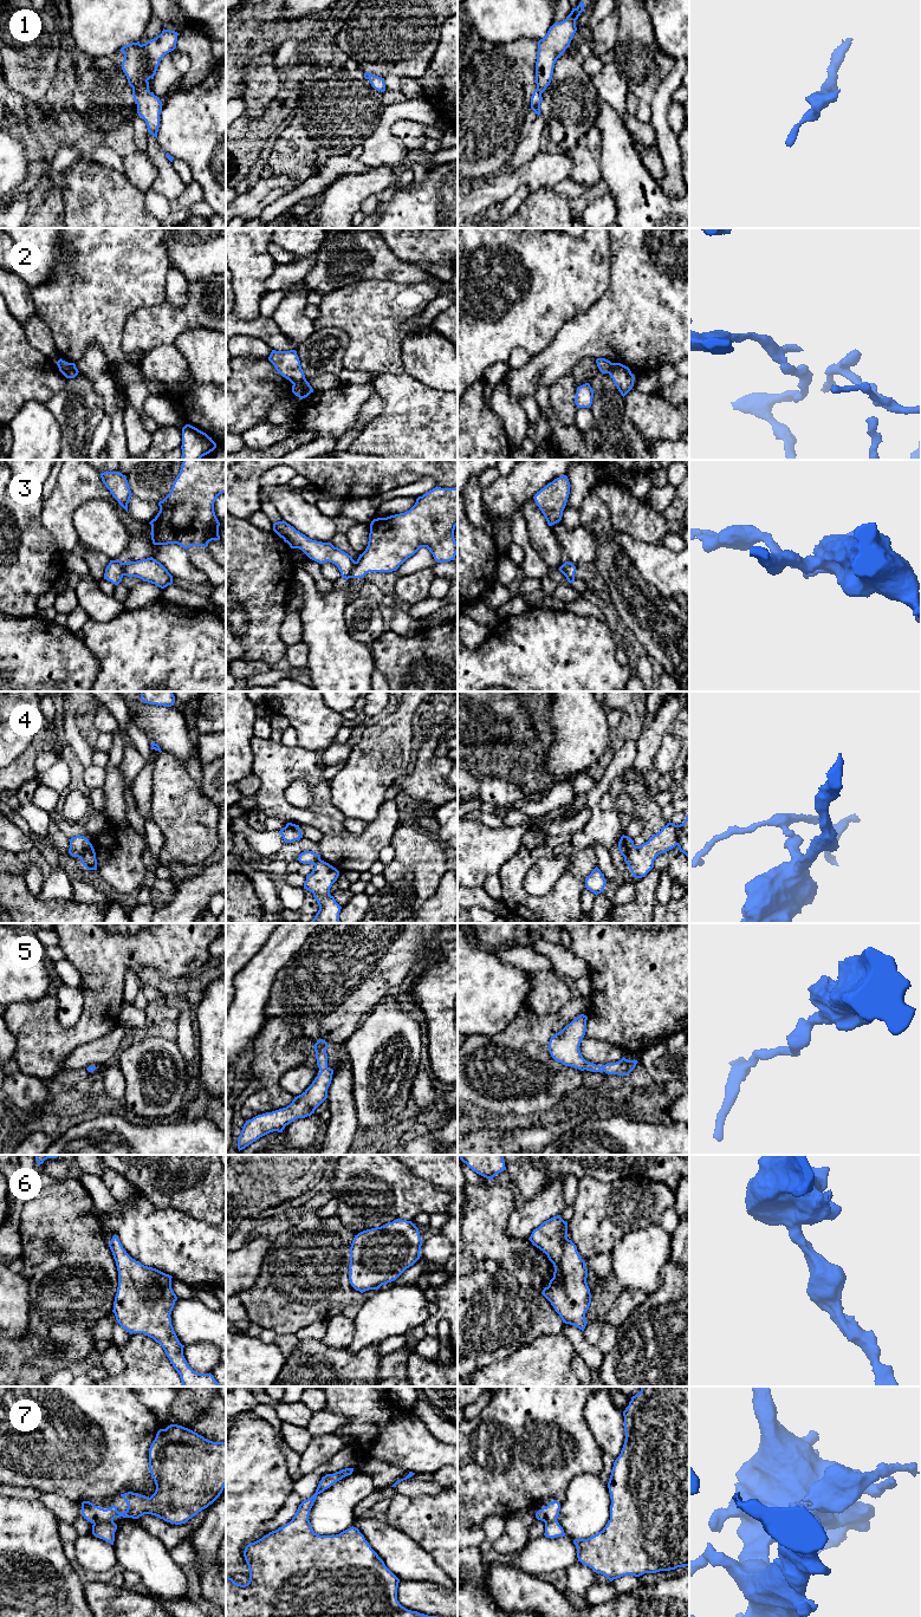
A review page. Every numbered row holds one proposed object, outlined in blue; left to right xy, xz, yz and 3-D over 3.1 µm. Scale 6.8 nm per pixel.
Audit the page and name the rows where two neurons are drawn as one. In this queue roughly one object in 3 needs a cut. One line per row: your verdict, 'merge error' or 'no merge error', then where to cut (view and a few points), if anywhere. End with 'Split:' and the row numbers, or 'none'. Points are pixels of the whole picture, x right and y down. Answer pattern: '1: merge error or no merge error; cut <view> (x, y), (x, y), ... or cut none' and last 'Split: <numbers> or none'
1: no merge error; cut none
2: merge error; cut xy (72, 363), (67, 367), (64, 375)
3: merge error; cut xz (356, 562), (348, 577)
4: merge error; cut xy (89, 842), (79, 857)
5: no merge error; cut none
6: no merge error; cut none
7: merge error; cut xy (112, 1521), (97, 1521), (93, 1524)
Split: 2, 3, 4, 7

